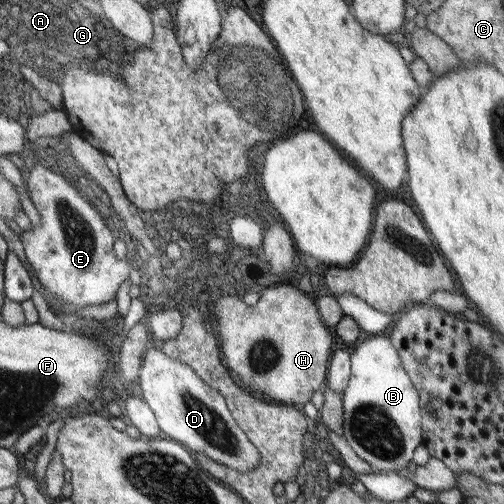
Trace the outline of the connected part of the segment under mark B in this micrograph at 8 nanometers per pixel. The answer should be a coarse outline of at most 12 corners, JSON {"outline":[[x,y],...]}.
{"outline":[[393,342],[351,354],[343,437],[374,472],[423,443],[419,395]]}

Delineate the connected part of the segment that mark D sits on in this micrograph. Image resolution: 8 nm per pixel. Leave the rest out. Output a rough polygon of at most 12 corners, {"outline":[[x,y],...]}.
{"outline":[[150,346],[142,401],[164,437],[240,473],[262,461],[218,390]]}

